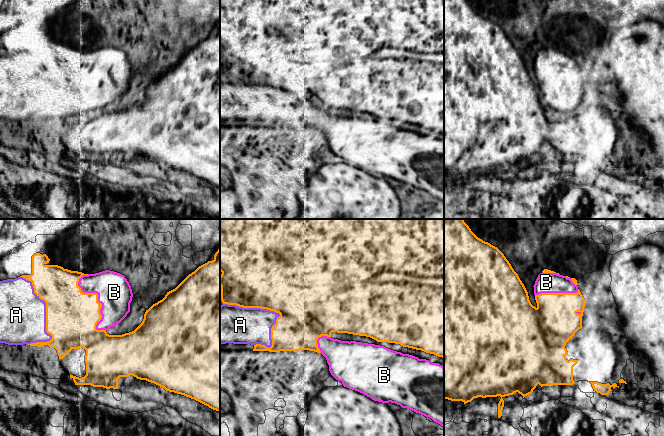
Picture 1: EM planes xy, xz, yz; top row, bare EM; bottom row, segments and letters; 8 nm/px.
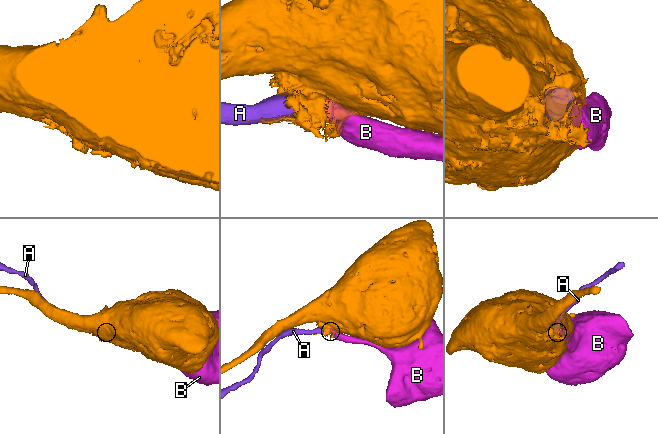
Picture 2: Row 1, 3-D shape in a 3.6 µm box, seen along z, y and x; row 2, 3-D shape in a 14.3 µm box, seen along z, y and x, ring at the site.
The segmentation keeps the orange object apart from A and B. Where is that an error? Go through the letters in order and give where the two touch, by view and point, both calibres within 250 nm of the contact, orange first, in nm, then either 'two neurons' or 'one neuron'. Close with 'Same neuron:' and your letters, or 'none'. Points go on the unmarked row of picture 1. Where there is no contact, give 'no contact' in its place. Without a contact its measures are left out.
A: meets orange in xz at (267, 85); 500 nm thick on the orange side, 280 nm on the other; two neurons
B: meets orange in xy at (97, 76); 420 nm thick on the orange side, 280 nm on the other; two neurons
Same neuron: none

